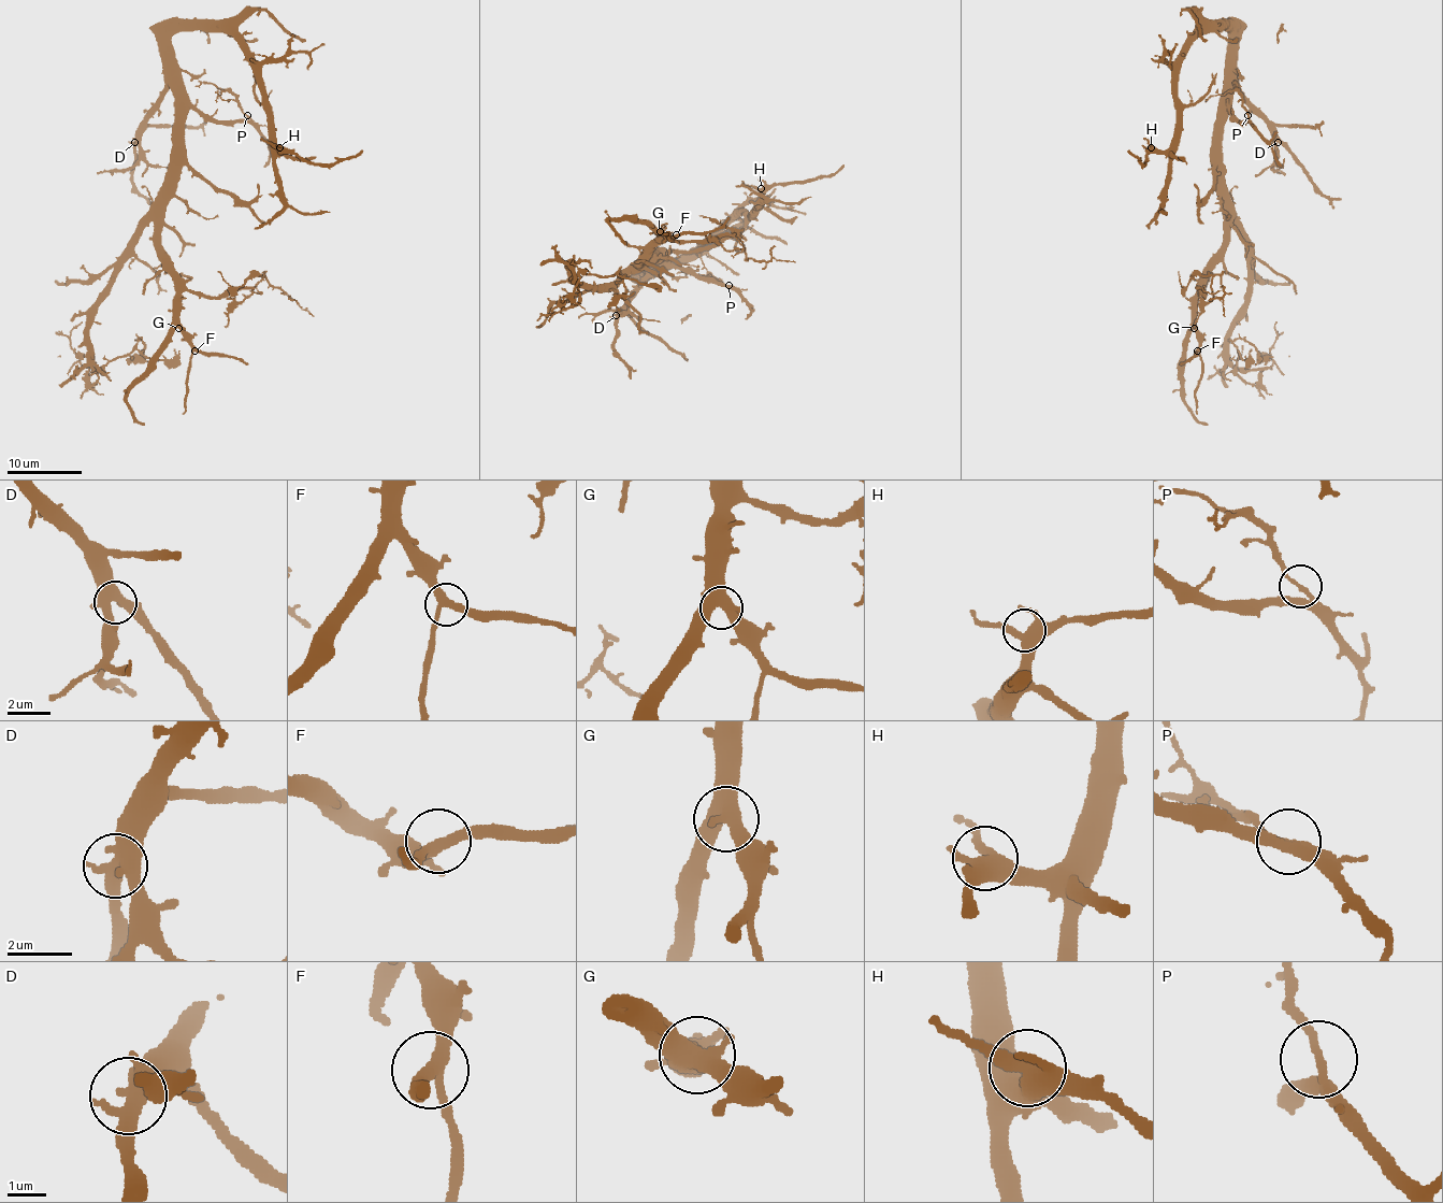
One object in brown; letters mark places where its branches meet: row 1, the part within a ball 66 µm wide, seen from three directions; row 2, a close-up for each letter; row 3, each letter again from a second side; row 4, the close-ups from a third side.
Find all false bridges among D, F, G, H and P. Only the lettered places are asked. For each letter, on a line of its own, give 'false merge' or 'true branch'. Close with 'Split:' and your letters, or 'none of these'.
D: true branch
F: true branch
G: true branch
H: true branch
P: true branch
Split: none of these

